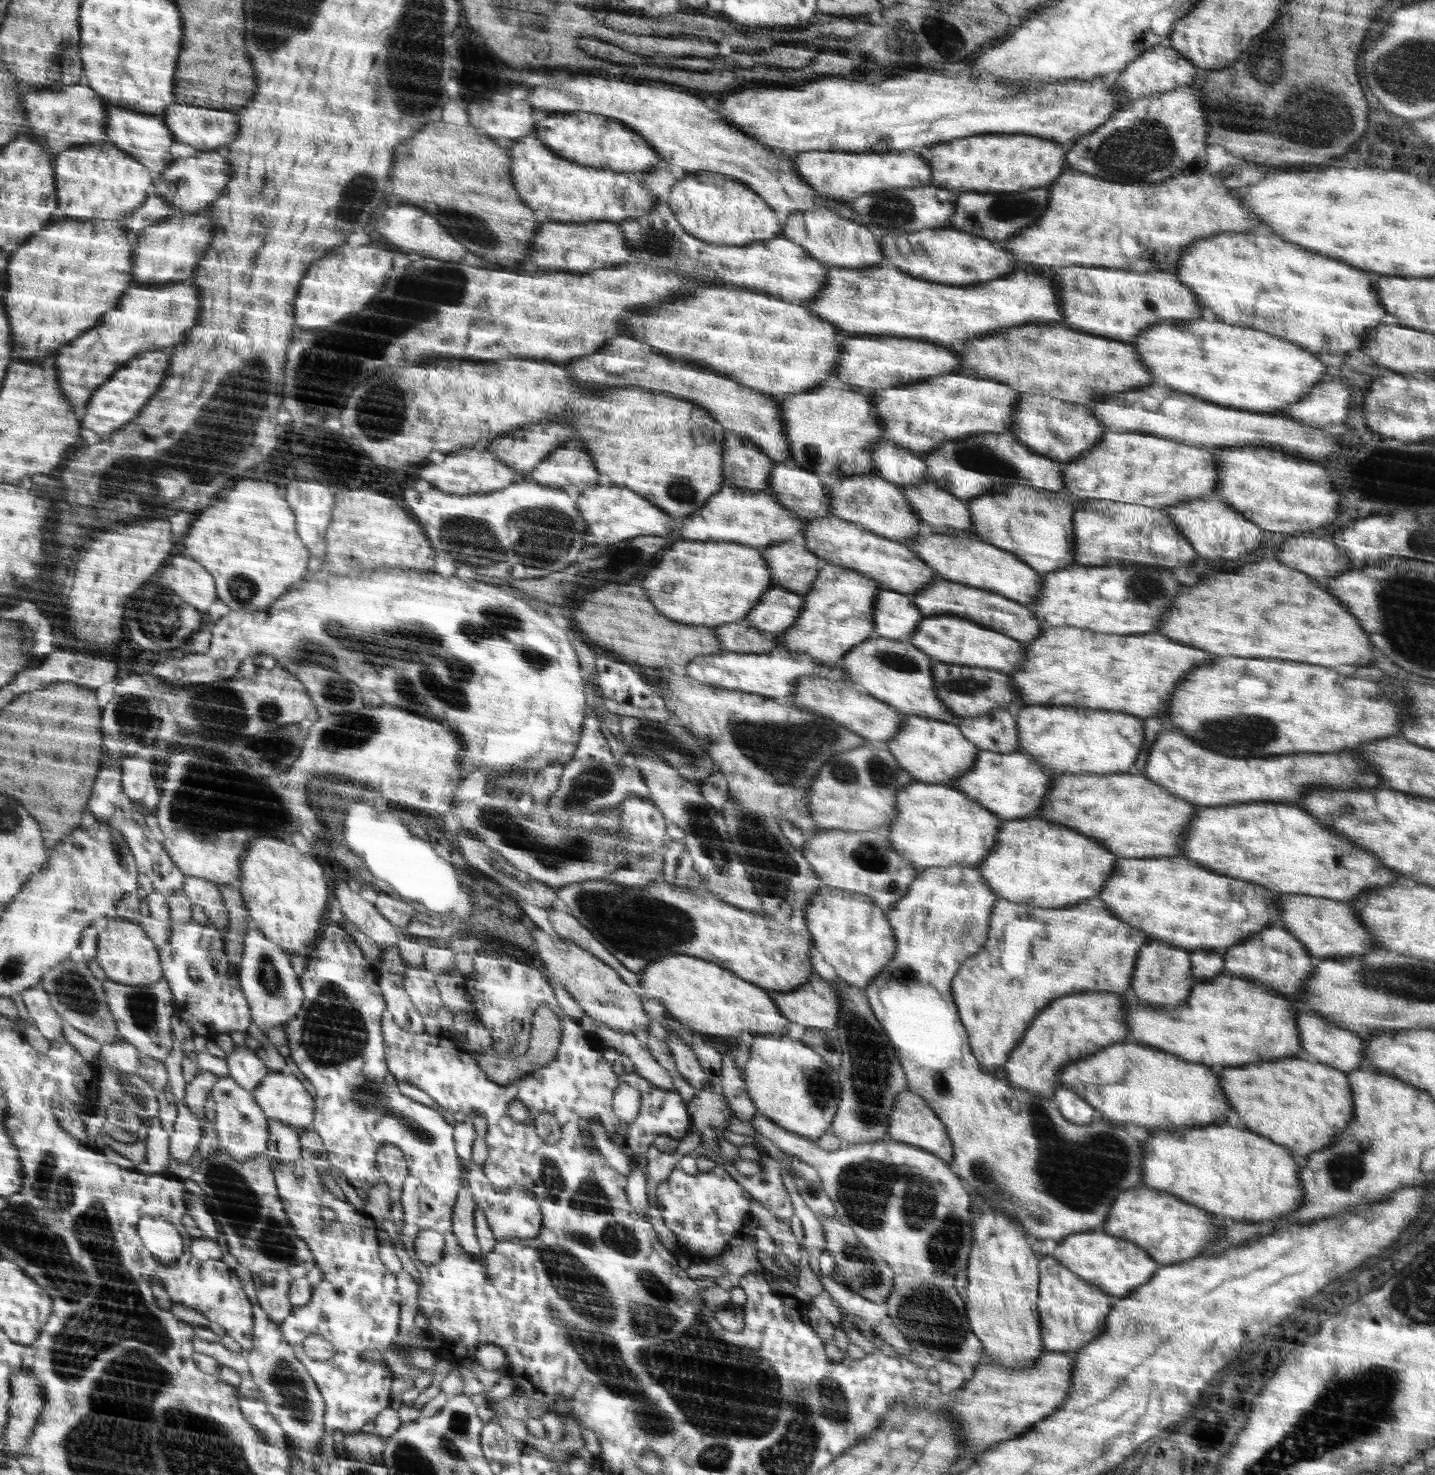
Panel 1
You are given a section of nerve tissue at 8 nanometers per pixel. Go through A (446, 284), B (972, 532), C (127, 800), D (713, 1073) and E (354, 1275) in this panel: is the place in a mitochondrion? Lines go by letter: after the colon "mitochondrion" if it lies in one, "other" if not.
A: mitochondrion
B: other
C: other
D: other
E: other

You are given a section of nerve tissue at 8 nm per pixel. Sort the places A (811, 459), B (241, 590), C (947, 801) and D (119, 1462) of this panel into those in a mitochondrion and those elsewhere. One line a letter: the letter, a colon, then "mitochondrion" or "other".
A: other
B: mitochondrion
C: other
D: mitochondrion

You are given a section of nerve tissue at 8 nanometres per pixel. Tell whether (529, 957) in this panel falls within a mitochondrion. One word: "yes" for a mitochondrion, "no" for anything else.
no

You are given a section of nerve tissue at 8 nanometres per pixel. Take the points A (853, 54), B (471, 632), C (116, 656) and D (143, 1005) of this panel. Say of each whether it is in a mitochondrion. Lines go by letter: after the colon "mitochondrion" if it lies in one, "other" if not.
A: mitochondrion
B: mitochondrion
C: other
D: mitochondrion

